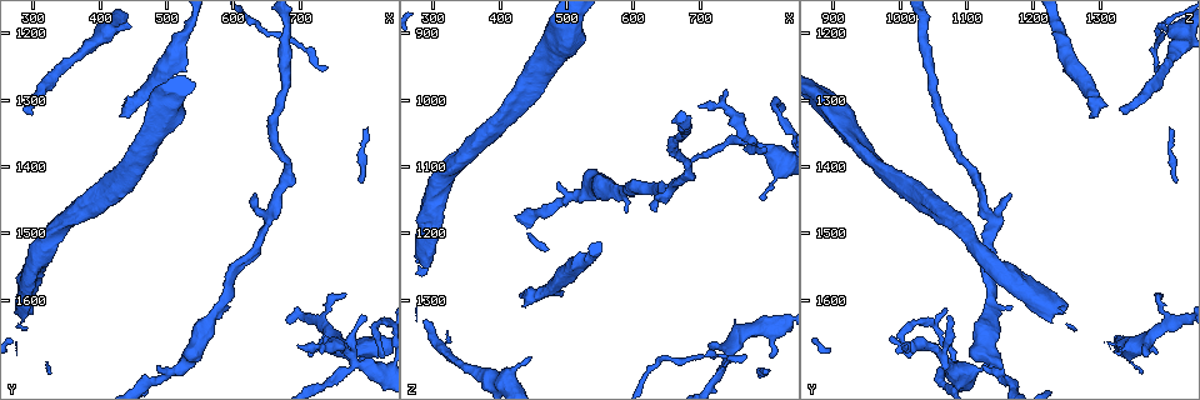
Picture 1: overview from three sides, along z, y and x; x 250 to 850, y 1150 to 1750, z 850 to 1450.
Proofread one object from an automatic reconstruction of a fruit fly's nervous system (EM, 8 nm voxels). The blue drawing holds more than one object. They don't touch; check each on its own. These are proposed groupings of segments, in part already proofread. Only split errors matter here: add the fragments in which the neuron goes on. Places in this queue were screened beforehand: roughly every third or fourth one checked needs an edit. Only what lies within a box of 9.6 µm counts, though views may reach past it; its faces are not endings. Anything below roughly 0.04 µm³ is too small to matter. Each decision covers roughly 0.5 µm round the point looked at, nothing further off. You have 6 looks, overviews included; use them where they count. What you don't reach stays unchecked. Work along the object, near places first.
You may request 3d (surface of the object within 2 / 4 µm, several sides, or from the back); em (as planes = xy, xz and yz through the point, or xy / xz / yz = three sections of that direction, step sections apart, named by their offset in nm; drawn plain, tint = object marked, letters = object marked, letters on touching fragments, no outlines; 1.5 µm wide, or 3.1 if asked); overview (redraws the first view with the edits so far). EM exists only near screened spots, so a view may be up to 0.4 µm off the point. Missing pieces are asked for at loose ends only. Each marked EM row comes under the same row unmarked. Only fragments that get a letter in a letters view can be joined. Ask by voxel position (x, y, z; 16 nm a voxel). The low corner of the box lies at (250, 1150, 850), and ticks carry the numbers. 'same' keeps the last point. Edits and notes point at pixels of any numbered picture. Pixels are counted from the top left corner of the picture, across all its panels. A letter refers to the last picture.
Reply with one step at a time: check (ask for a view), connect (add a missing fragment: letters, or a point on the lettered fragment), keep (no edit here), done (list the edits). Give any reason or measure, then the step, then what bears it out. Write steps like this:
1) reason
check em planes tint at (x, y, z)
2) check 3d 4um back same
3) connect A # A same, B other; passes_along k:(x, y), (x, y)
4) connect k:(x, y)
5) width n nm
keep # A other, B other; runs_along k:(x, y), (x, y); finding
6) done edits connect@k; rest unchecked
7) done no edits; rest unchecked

tapers out
check 3d 4um at (445, 1190, 1390)

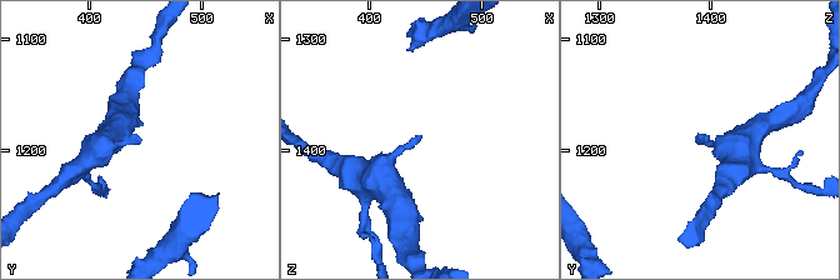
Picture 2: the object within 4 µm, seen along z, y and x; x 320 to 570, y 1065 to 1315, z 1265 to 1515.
now the EM
check em planes tint at (444, 1188, 1384)

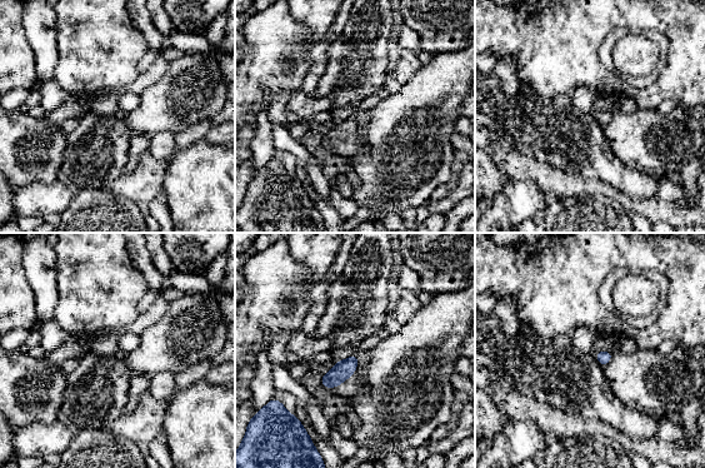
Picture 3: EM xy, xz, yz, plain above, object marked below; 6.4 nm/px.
what lies round it
check em planes letters same

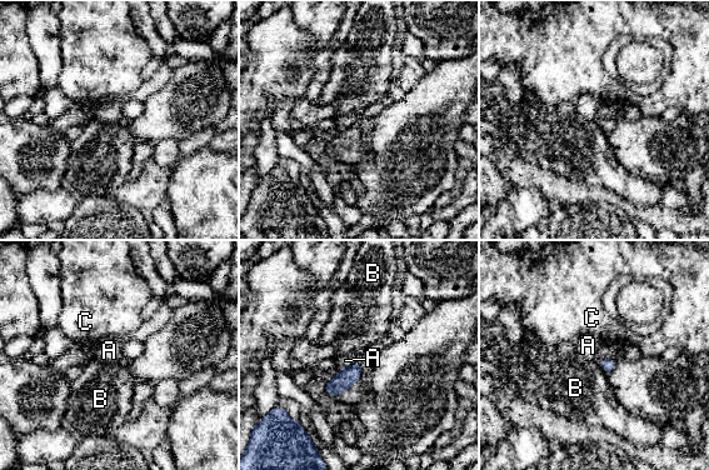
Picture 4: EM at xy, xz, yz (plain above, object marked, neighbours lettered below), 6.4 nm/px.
keep # A other, B other, C other; border 4:(359, 359), (348, 366), (340, 368); none of them fits

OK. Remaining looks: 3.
long arm stops here
check em yz step 8 letters at (290, 1610, 1255)

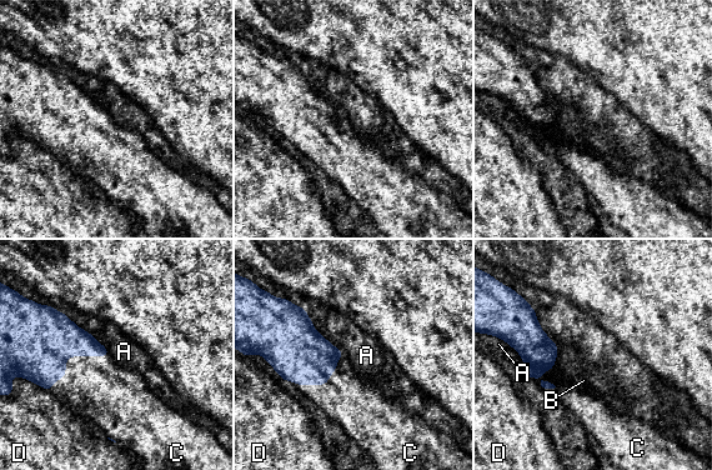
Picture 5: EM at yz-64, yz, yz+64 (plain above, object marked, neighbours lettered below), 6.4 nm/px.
cut it another way
check em planes letters same

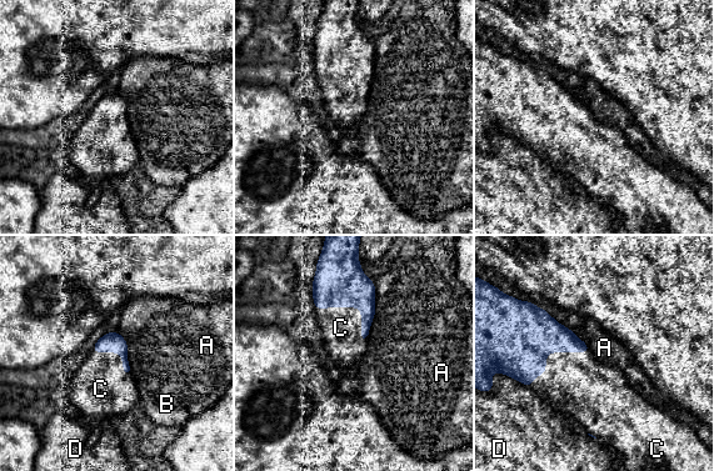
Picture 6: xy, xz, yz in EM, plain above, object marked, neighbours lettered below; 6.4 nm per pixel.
connect C # A other, B other, C same, D other; the neuron continues

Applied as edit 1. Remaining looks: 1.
done edits connect@6; rest unchecked

